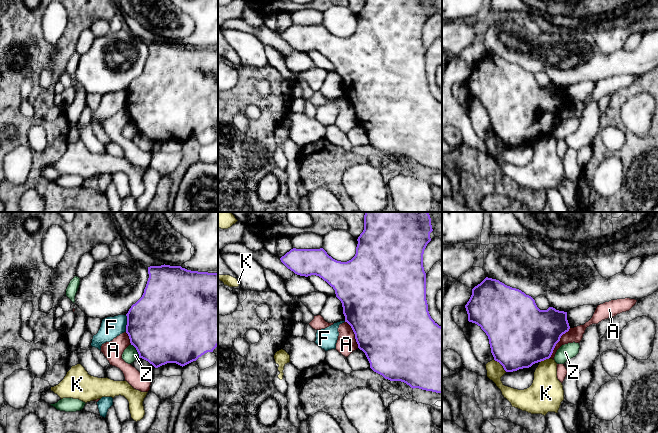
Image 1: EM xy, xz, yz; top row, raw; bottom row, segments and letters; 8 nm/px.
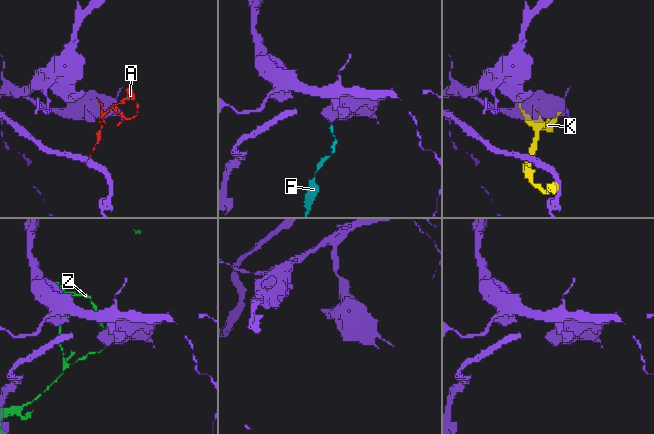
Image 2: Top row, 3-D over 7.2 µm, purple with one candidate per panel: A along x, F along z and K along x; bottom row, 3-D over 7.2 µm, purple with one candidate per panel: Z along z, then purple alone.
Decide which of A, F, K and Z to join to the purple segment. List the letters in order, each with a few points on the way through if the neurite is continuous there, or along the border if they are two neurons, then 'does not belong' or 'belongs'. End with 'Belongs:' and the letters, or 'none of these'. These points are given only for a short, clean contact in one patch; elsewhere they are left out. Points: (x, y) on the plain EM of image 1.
A: border yz (570, 104), (561, 112), (549, 133); does not belong
F: border xy (125, 91), (126, 107); does not belong
K: does not belong
Z: does not belong
Belongs: none of these

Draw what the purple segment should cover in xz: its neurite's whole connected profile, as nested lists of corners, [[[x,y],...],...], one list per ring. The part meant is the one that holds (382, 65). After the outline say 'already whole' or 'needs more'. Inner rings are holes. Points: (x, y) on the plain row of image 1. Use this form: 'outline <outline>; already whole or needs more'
outline [[[364,0],[364,6],[358,13],[356,30],[347,37],[341,38],[333,35],[323,25],[296,25],[293,24],[280,34],[281,38],[295,50],[300,52],[316,51],[326,57],[334,66],[336,73],[341,77],[345,98],[347,98],[354,110],[358,124],[362,126],[370,144],[390,157],[401,157],[411,164],[419,164],[426,167],[442,169],[442,103],[430,92],[426,76],[426,49],[423,43],[423,30],[427,20],[431,17],[430,9],[433,7],[431,0]]]; already whole

